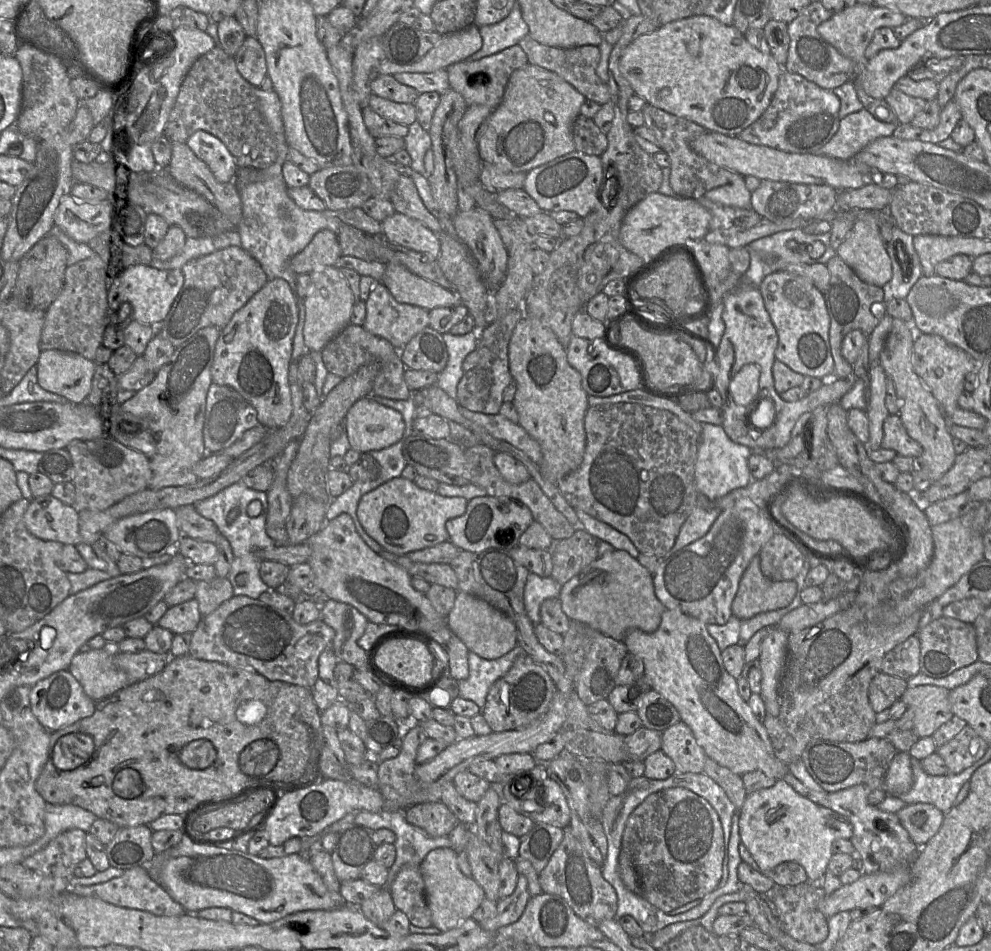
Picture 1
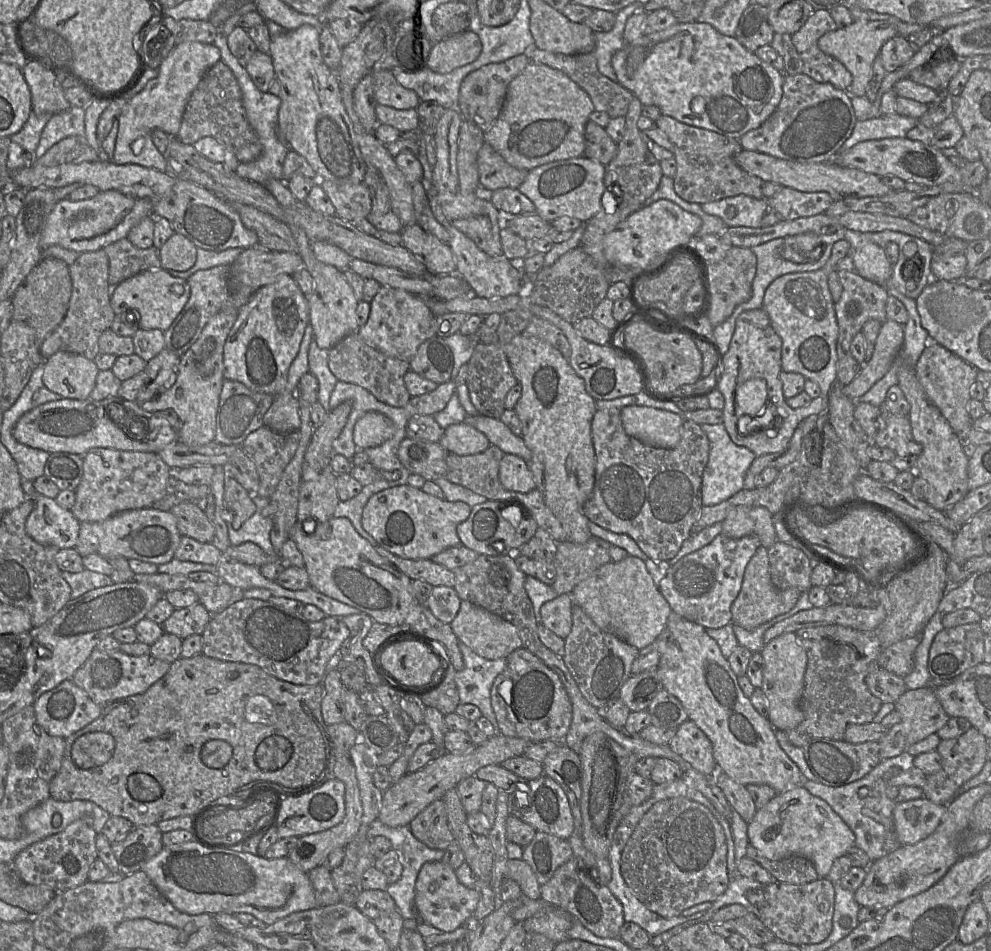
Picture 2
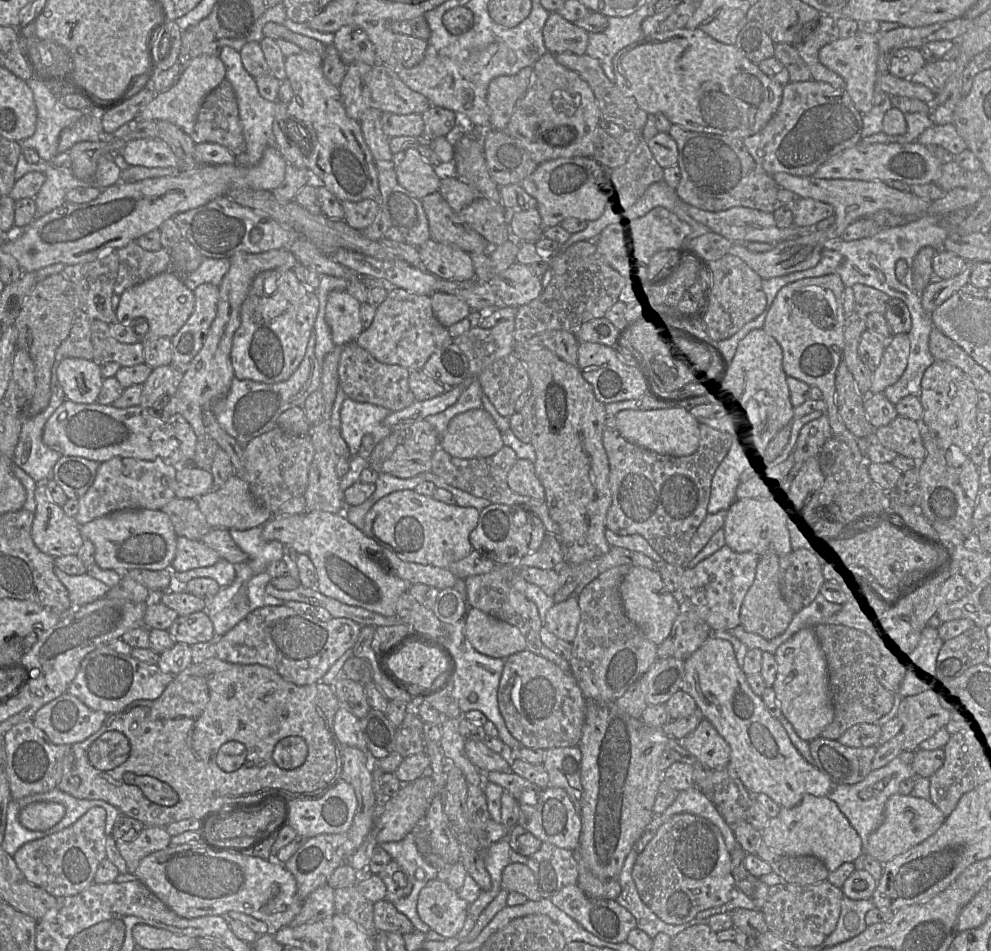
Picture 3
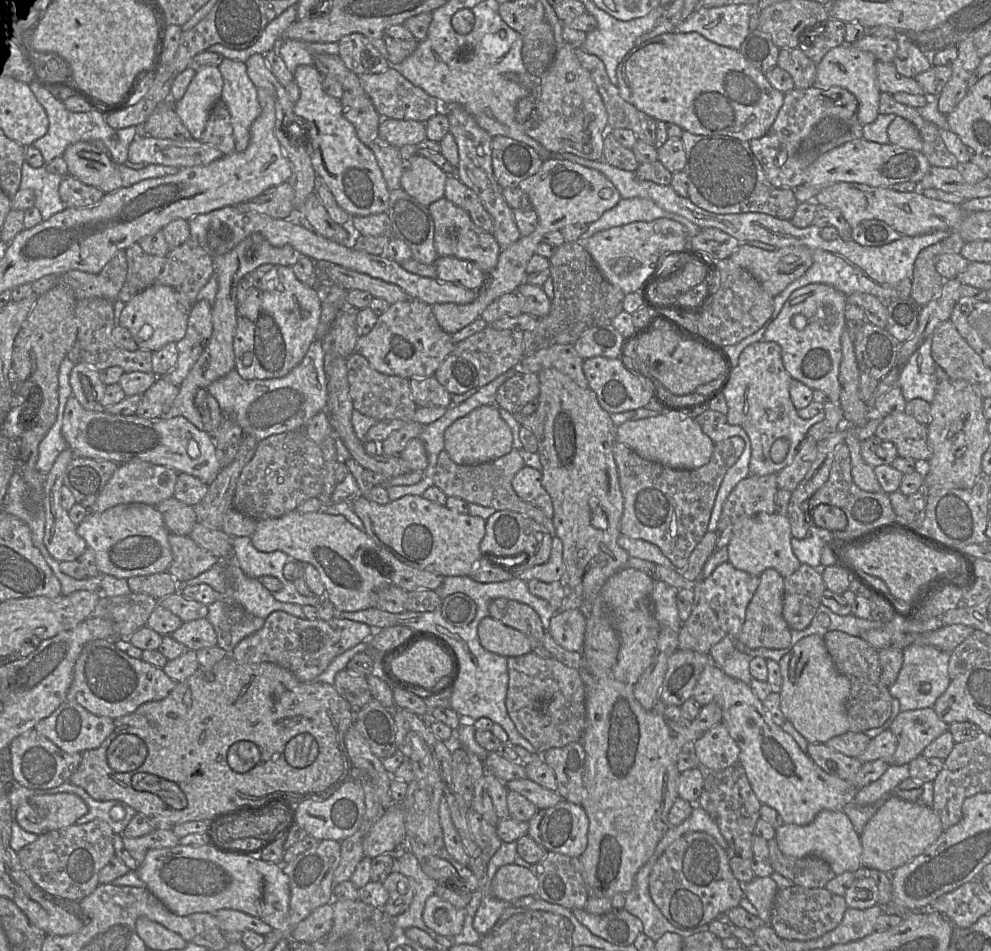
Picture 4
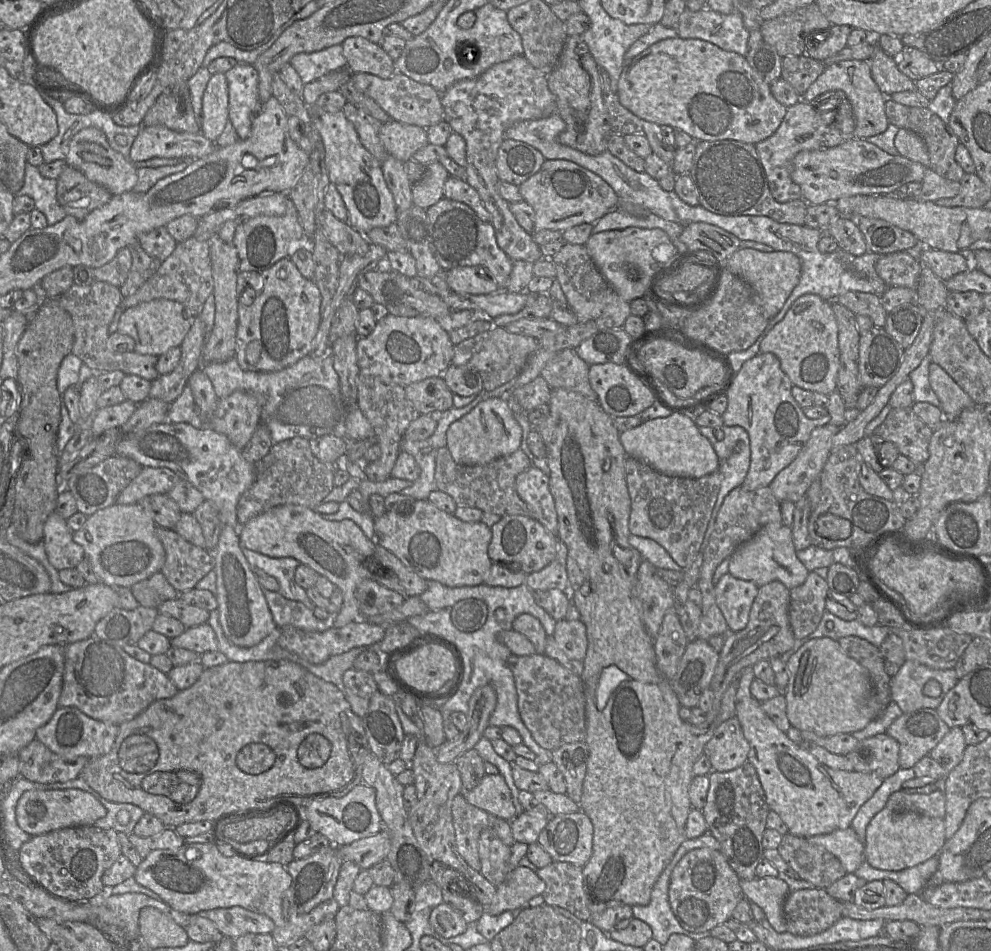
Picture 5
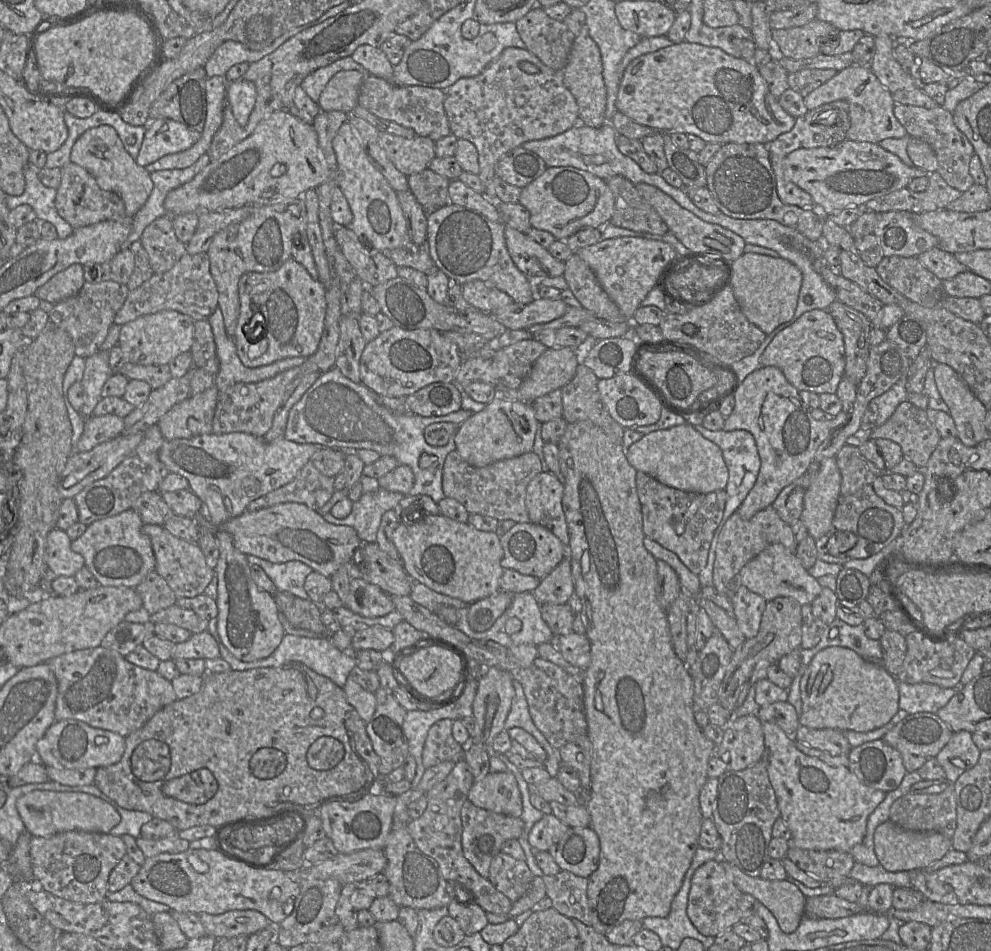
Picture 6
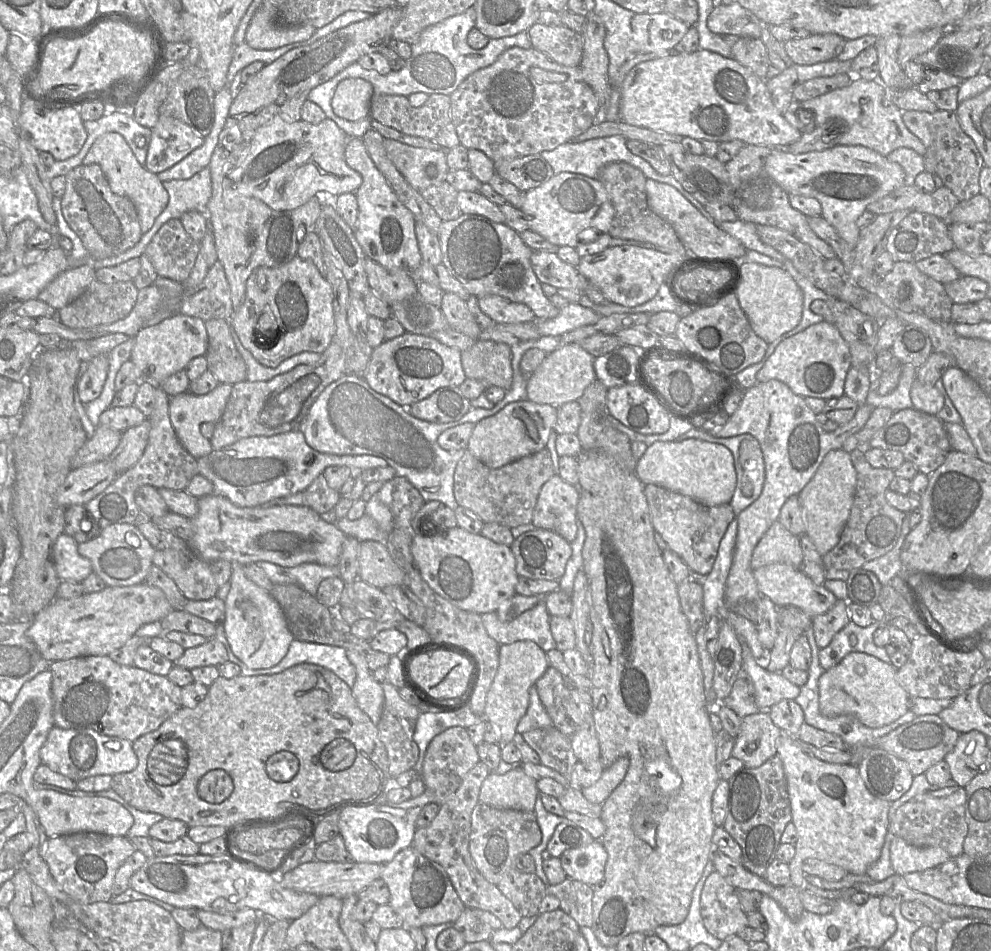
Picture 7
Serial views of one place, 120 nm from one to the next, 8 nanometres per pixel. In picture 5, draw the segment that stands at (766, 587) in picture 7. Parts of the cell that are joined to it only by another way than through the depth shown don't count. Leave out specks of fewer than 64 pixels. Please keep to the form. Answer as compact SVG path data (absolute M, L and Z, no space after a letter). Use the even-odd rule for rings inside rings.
M771 523L763 526L733 552L730 556L729 573L735 578L753 582L758 587L779 581L790 590L802 585L809 571L796 556L792 529L782 523Z

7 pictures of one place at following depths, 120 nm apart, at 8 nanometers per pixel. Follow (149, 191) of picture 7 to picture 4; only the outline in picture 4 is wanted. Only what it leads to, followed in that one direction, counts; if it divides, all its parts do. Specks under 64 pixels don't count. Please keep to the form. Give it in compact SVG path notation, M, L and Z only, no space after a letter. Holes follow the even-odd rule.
M80 141L68 146L63 156L68 174L105 194L123 187L118 165L93 143Z

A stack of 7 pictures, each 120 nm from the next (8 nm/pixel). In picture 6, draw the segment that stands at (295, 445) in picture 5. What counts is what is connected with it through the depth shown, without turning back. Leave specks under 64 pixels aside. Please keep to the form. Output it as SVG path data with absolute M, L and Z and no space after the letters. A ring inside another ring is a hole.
M309 461L293 481L251 501L246 511L253 512L287 502L305 504L316 511L329 501L334 492L334 478L323 475Z

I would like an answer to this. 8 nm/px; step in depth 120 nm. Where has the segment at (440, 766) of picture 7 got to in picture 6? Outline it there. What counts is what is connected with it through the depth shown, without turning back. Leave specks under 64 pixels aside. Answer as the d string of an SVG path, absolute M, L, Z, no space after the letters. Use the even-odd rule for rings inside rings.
M449 718L441 719L430 727L422 750L424 768L445 761L457 763L463 760L465 751L452 736L453 721Z

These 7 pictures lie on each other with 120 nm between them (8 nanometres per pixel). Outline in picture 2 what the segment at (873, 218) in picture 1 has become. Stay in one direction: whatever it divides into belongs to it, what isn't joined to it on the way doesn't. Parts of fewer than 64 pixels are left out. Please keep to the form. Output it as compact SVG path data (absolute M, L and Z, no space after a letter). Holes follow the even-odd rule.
M873 242L853 250L853 262L858 275L879 285L885 285L892 276L885 249Z

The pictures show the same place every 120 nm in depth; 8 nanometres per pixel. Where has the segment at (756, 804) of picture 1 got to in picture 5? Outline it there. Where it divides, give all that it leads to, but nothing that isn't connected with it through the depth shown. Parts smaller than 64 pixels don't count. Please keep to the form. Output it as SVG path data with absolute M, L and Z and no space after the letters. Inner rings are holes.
M852 827L835 830L829 834L811 836L807 840L836 856L847 874L854 873L864 861L864 845Z

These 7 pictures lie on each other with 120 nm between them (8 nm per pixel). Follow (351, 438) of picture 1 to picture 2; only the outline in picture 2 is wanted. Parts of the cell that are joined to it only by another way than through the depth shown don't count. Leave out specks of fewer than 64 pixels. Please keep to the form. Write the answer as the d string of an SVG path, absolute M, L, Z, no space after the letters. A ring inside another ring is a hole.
M368 412L355 424L353 440L358 450L374 448L395 433L393 421L379 412Z

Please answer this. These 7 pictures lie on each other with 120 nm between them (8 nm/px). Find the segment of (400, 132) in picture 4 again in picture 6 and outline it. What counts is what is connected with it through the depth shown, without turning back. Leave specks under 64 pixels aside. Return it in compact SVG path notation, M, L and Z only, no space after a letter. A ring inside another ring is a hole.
M380 132L379 142L391 162L406 176L427 169L436 157L435 142L428 137L405 138Z

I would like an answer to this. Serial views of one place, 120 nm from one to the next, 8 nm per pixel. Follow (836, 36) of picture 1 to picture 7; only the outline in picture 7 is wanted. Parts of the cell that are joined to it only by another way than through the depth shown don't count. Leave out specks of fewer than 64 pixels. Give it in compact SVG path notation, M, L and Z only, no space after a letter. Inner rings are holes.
M855 77L848 87L836 89L800 103L802 108L812 110L814 112L814 121L817 126L826 127L826 121L829 119L839 119L842 123L844 123L843 132L836 136L834 139L834 145L861 145L870 148L885 157L887 157L892 151L901 147L913 149L916 153L923 157L926 155L925 146L905 126L902 120L902 111L890 99L890 91L887 90L880 81L868 81Z

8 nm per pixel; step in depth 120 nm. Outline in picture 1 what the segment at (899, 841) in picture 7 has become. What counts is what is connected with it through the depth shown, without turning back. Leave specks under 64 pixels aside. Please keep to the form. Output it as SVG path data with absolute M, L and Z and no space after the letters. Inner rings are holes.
M930 803L906 804L896 814L911 840L919 847L938 832L945 815Z

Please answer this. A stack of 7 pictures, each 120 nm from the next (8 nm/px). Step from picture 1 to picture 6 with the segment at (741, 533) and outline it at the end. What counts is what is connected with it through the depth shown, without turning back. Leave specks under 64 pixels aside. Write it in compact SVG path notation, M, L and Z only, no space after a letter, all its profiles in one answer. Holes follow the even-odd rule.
M744 585L729 586L733 616L746 639L757 635L767 601Z

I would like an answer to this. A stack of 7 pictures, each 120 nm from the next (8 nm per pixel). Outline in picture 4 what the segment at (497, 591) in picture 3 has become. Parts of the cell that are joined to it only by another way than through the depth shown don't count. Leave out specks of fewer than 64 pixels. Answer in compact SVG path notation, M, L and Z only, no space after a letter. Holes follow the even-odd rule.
M496 598L489 604L489 614L526 635L534 653L543 658L553 657L544 645L545 629L540 616L532 607L515 600Z

